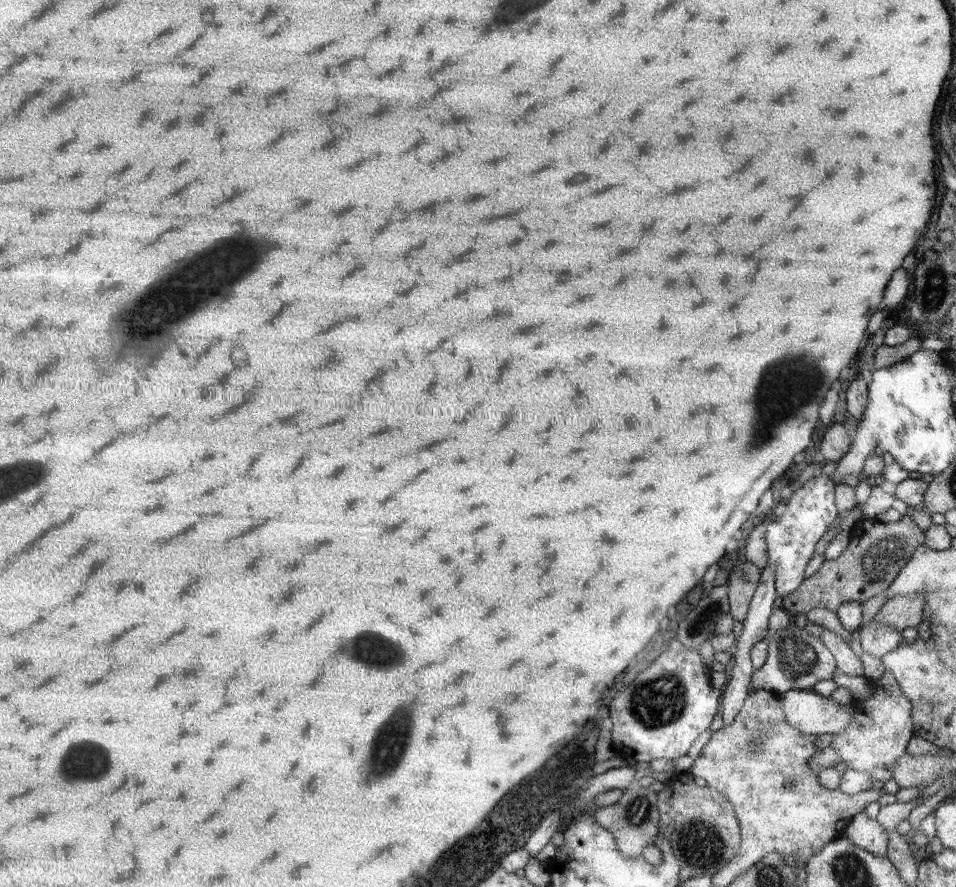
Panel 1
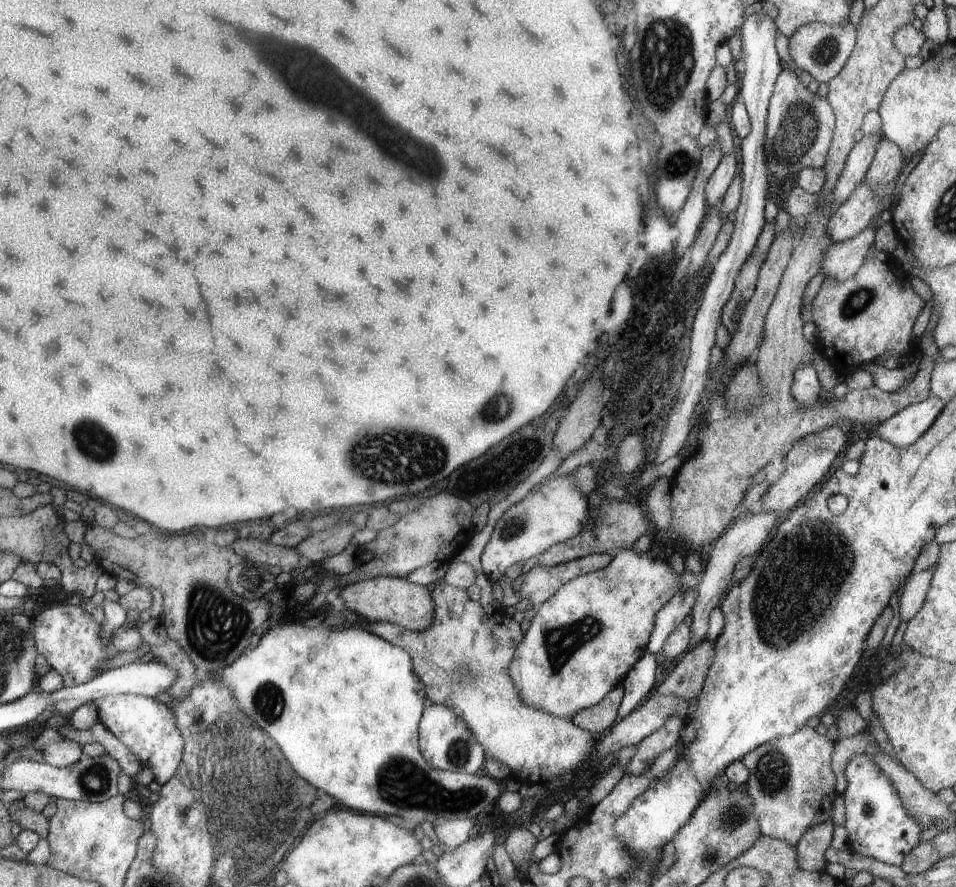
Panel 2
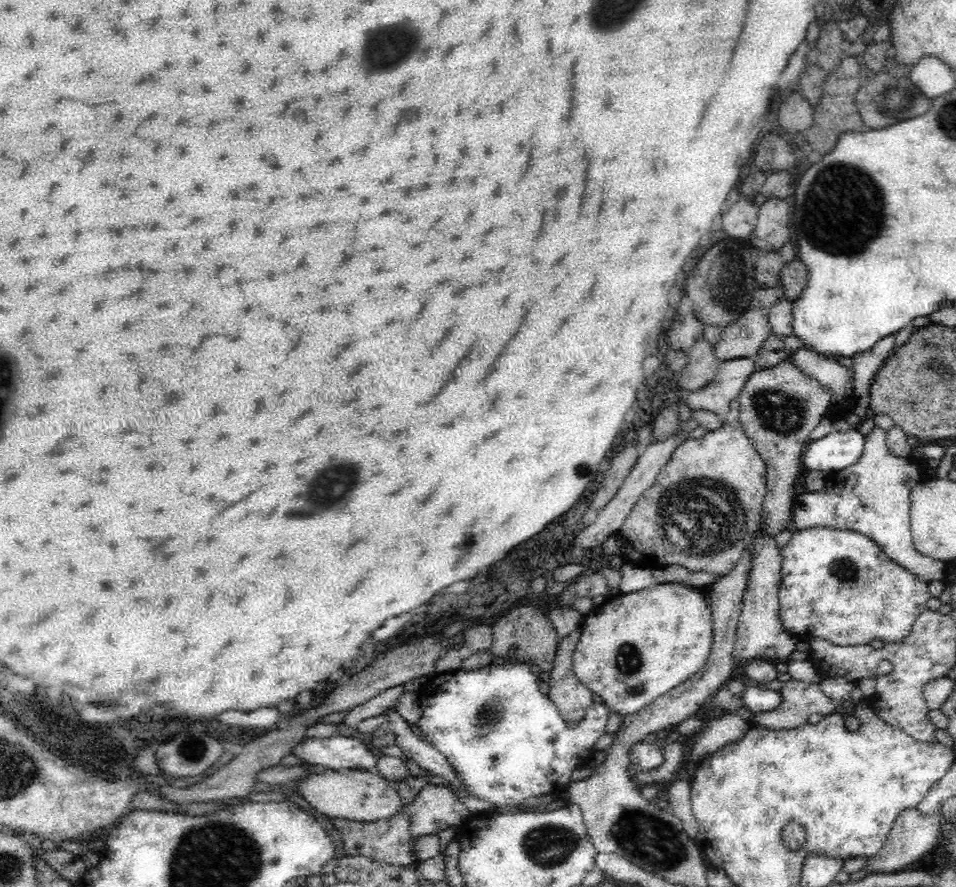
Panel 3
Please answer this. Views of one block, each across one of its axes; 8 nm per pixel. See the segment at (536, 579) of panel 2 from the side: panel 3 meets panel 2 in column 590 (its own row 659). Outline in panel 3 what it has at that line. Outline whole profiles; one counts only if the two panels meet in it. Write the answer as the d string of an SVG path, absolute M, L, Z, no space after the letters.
M582 624L572 634L562 638L554 668L550 670L550 682L548 682L550 684L548 698L556 704L556 708L560 710L560 716L568 724L578 724L584 718L586 708L594 704L592 702L594 692L586 688L574 674L572 658L574 658L580 634L582 634Z

